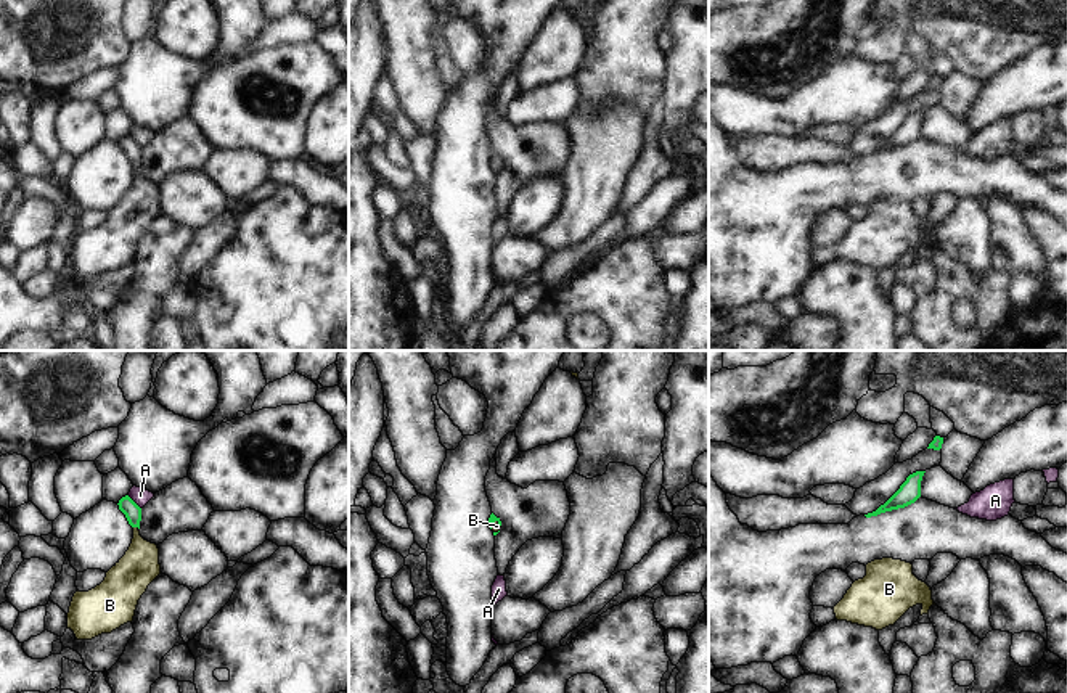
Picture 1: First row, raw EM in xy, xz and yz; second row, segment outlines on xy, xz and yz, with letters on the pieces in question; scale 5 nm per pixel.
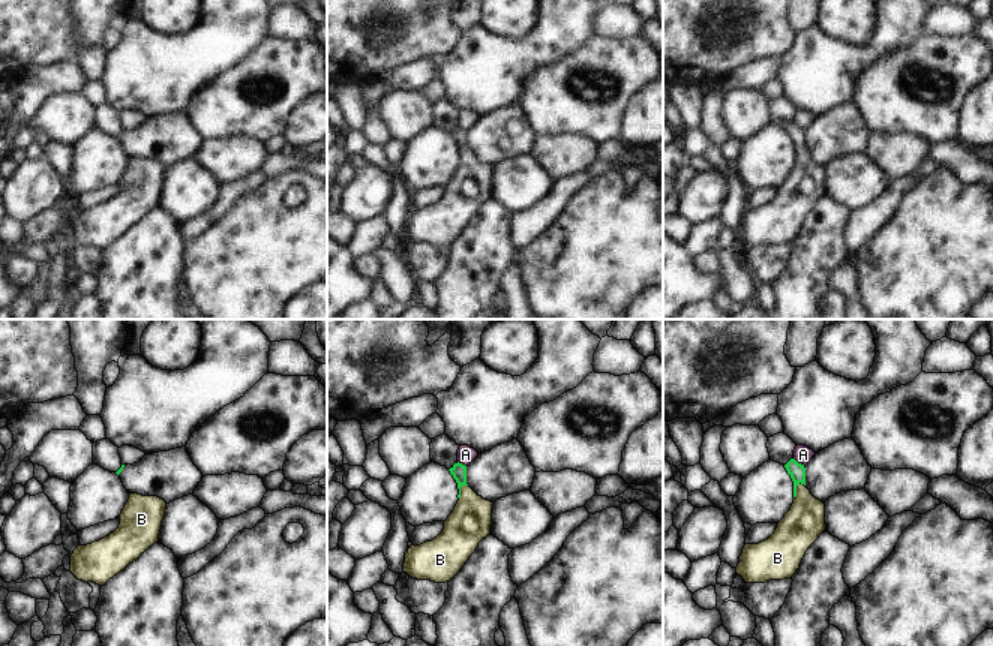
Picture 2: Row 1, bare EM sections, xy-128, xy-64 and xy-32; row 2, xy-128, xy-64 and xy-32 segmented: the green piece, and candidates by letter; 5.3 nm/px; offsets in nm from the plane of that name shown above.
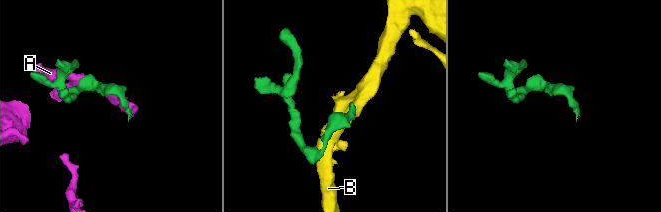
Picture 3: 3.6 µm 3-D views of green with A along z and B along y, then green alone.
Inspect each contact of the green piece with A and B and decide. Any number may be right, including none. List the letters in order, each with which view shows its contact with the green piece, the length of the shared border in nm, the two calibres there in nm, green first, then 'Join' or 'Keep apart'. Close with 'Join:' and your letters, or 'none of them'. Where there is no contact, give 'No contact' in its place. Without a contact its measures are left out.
A: Touches green in xy. Shared border 100 nm. Thickness 90 nm (green) against 80 nm. Keep apart
B: Touches green in xy. Shared border 30 nm. Thickness 90 nm (green) against 190 nm. Join
Join: B.

